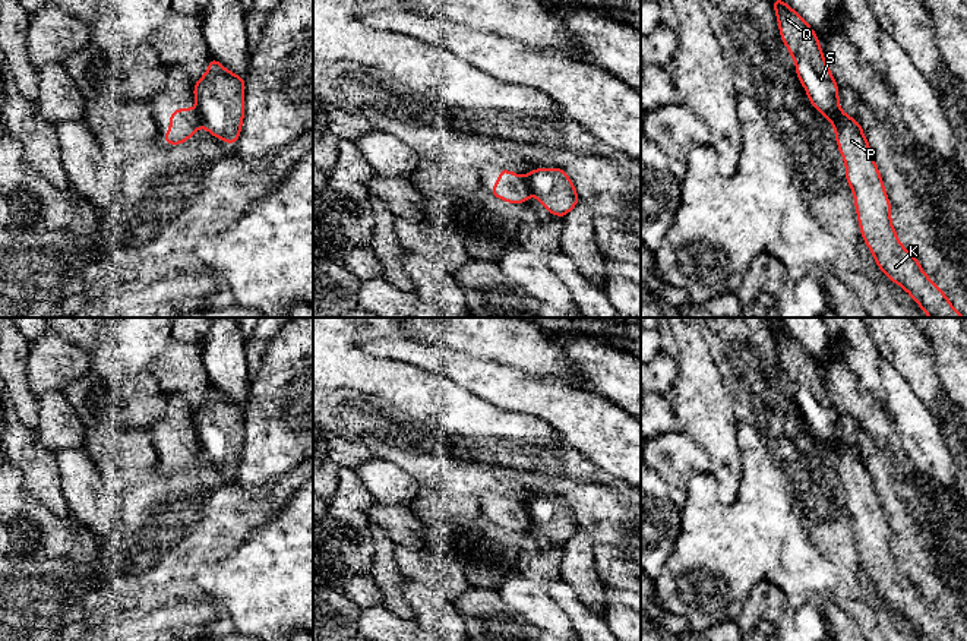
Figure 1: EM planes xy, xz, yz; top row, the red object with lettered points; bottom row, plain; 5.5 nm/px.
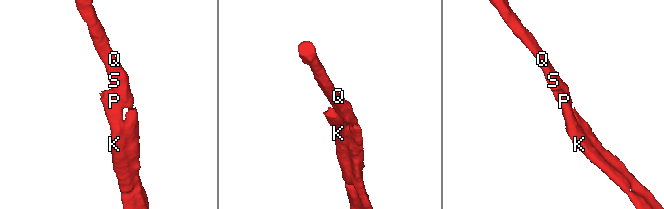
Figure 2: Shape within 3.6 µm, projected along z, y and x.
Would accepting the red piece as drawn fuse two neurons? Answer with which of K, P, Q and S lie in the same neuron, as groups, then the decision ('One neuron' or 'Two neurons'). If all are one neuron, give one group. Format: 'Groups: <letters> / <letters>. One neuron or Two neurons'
Groups: K P / Q S. Two neurons

